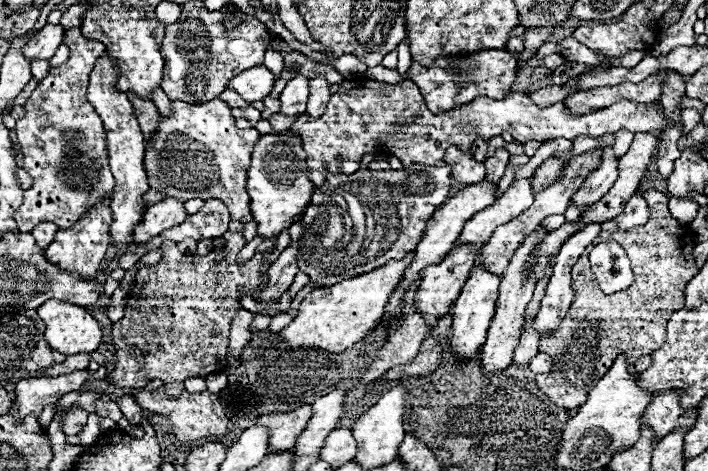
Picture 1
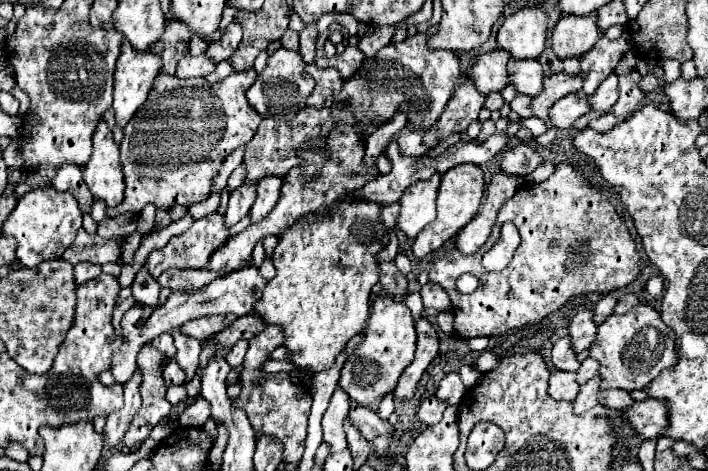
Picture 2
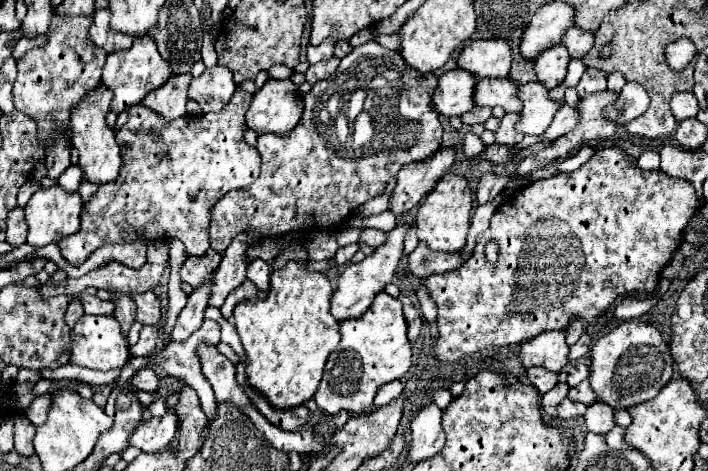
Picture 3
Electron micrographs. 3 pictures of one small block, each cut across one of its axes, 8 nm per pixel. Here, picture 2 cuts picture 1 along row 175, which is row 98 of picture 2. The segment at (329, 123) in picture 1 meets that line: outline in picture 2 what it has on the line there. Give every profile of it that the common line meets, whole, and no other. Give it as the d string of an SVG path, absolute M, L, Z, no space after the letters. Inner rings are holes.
M308 64L306 72L316 80L316 88L314 88L310 100L306 100L306 106L314 106L314 108L322 110L324 102L342 90L344 80L342 80L340 72L336 72L336 68L324 68L322 70L316 64Z

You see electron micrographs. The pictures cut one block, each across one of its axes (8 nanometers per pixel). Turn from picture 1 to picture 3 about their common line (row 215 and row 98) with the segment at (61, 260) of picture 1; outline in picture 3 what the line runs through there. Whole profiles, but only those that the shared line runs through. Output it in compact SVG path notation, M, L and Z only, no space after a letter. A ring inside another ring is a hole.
M100 84L100 88L96 92L90 92L88 96L84 96L80 108L76 108L76 112L72 112L72 144L74 148L78 148L80 152L80 162L78 166L82 168L84 180L102 186L108 182L114 182L120 166L122 166L122 156L120 156L120 146L116 142L116 134L114 130L106 124L106 114L110 110L110 100L112 94L108 92L108 88L104 88L104 84Z

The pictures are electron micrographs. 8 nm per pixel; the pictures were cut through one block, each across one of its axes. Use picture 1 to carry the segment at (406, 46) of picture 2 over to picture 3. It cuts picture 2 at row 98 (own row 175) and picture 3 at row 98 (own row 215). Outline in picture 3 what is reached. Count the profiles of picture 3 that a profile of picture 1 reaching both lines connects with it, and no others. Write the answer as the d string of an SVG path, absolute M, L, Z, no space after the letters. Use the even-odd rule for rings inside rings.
M370 40L358 48L354 48L346 58L342 58L340 66L336 68L336 72L328 78L328 80L318 80L312 90L308 94L304 94L304 116L300 118L300 124L288 132L288 134L260 134L258 136L258 152L262 156L262 172L260 172L260 178L250 184L248 188L236 192L236 196L224 196L220 200L220 204L216 204L216 208L212 210L212 224L210 224L210 246L218 252L218 254L224 254L224 250L228 248L230 240L242 230L246 228L248 230L248 236L250 236L250 242L258 242L258 240L266 240L266 238L274 238L278 234L284 234L284 232L290 232L298 226L306 226L312 224L312 220L316 222L316 226L320 228L328 228L328 230L336 230L342 222L346 222L350 218L350 212L356 210L360 204L364 204L366 200L374 198L374 196L380 196L388 184L388 180L392 176L398 174L398 170L408 164L408 162L416 162L416 160L426 160L428 156L432 156L432 152L436 152L436 148L440 146L440 140L442 140L442 124L440 124L440 114L436 114L436 108L432 106L432 94L436 90L436 84L438 84L438 76L436 74L422 74L422 72L416 72L412 66L406 64L406 60L402 58L400 52L396 50L388 50L384 48L382 44L378 44L376 40Z

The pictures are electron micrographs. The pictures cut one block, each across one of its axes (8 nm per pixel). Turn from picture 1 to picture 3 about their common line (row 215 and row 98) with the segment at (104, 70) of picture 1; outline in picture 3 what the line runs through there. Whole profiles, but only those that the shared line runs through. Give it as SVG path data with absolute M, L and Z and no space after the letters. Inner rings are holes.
M146 34L142 38L134 38L134 44L132 44L130 50L112 52L106 58L106 64L104 64L104 70L102 70L102 82L114 94L110 108L116 114L128 110L132 104L138 104L148 92L152 92L154 88L164 84L170 74L172 72L168 68L168 62L160 56L152 36Z

